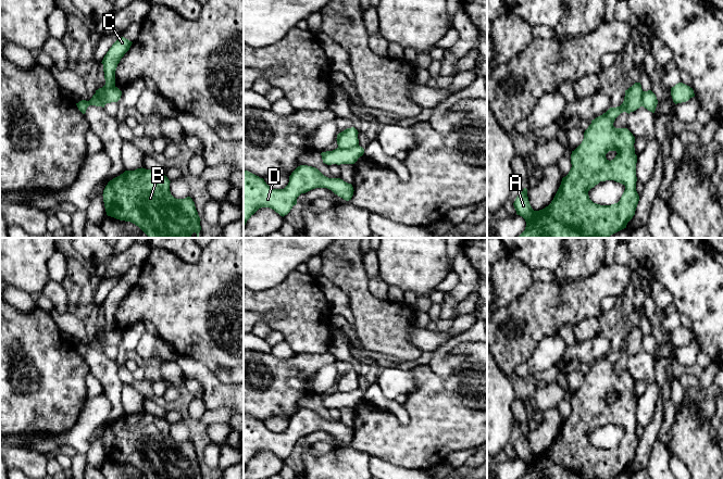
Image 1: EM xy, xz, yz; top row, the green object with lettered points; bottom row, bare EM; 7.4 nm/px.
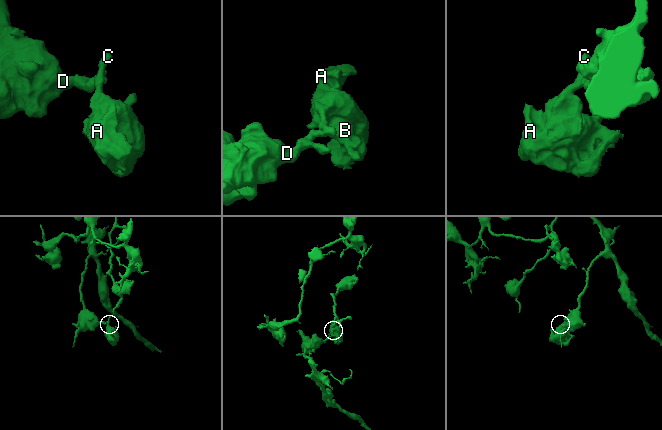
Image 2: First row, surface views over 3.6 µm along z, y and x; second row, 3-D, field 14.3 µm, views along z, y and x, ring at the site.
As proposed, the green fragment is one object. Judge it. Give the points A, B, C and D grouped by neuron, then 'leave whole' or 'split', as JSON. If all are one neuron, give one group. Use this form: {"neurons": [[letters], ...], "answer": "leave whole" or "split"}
{"neurons": [["A", "B", "C"], ["D"]], "answer": "split"}

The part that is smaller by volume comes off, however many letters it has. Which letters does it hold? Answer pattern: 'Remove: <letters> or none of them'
Remove: A, B, C

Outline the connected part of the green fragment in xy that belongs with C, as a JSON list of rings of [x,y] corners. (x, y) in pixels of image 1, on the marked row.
[[[120,37],[104,55],[101,63],[103,64],[105,85],[96,90],[98,94],[101,94],[103,91],[107,91],[115,86],[115,71],[117,64],[129,50],[132,43],[133,42],[128,39]]]

